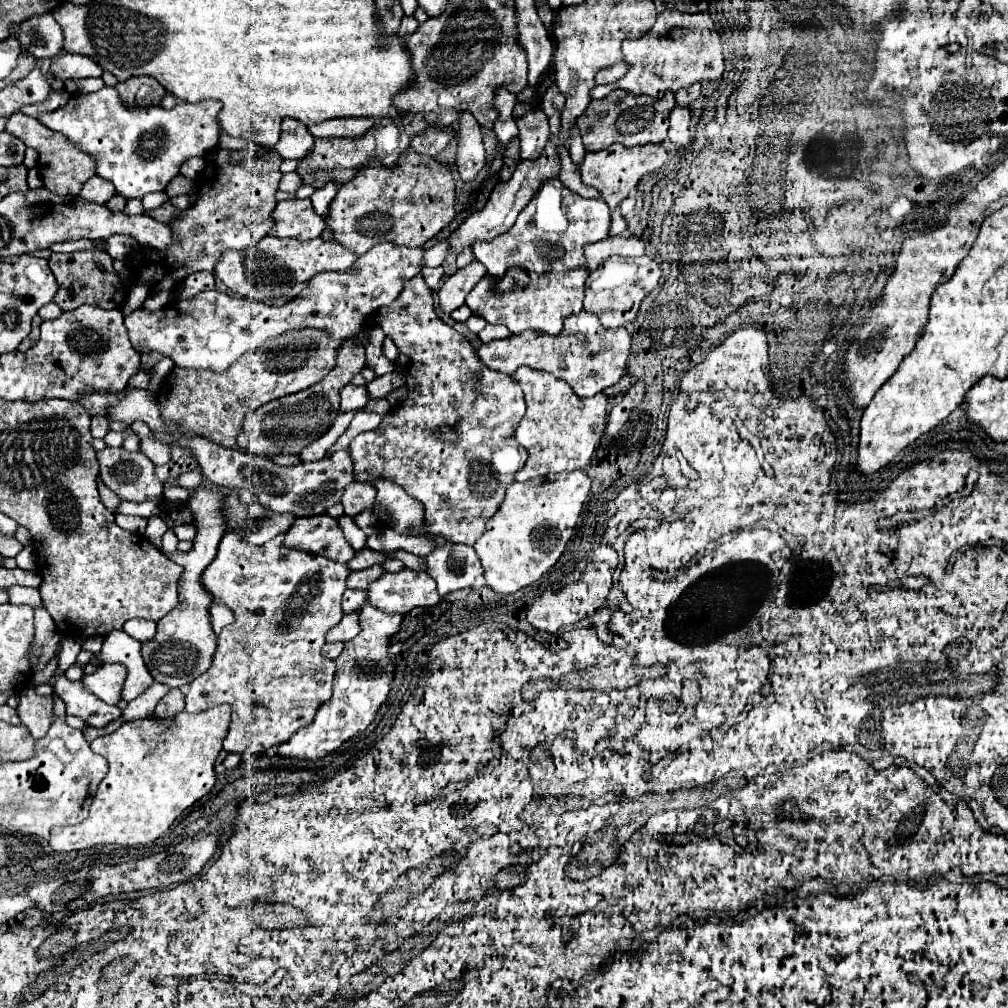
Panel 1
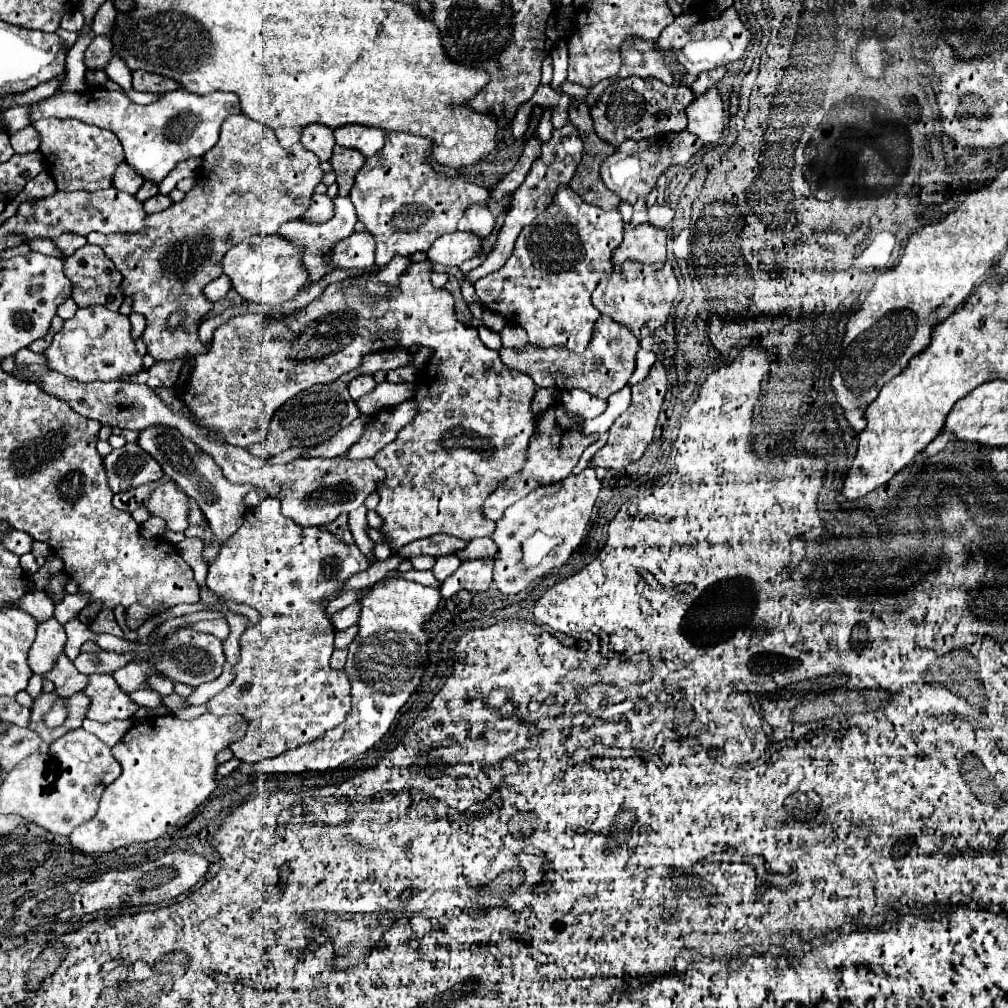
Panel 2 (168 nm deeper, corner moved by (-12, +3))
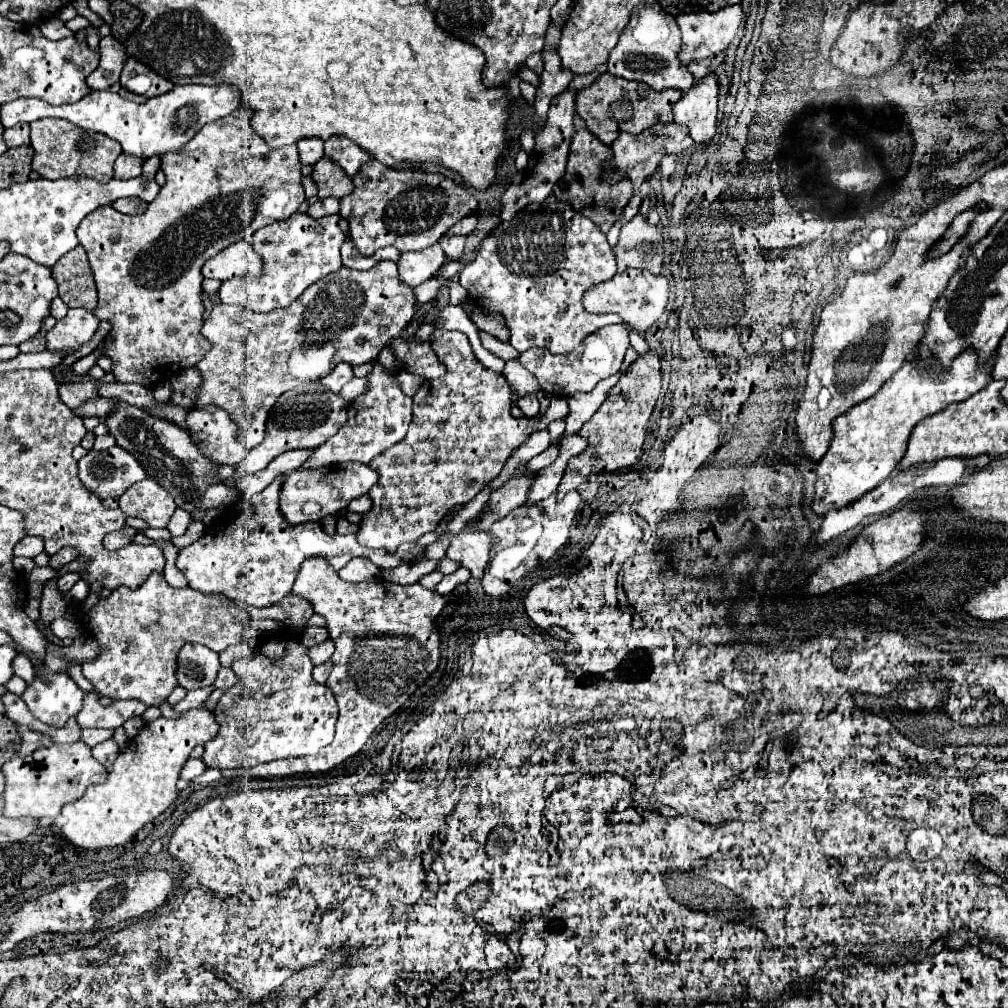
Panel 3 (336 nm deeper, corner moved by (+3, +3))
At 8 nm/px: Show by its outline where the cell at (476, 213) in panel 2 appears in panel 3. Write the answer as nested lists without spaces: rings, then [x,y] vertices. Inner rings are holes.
[[[464,234],[442,236],[442,238],[440,238],[440,246],[442,246],[442,250],[446,252],[446,256],[448,256],[450,260],[460,260],[462,250],[464,250],[464,242],[466,242],[466,236],[464,236]]]

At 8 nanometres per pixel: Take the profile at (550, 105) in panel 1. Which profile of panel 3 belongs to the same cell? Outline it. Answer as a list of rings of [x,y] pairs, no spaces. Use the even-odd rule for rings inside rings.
[[[580,128],[574,132],[572,136],[572,144],[570,144],[570,156],[568,156],[568,166],[566,166],[566,174],[562,178],[562,182],[554,188],[554,196],[558,200],[568,202],[574,210],[582,212],[586,218],[590,218],[602,232],[608,232],[610,226],[620,218],[624,206],[628,204],[628,200],[632,198],[632,184],[630,182],[620,182],[616,186],[604,186],[598,180],[598,174],[602,170],[602,166],[612,164],[612,148],[606,146],[604,142],[600,142],[590,130]]]

